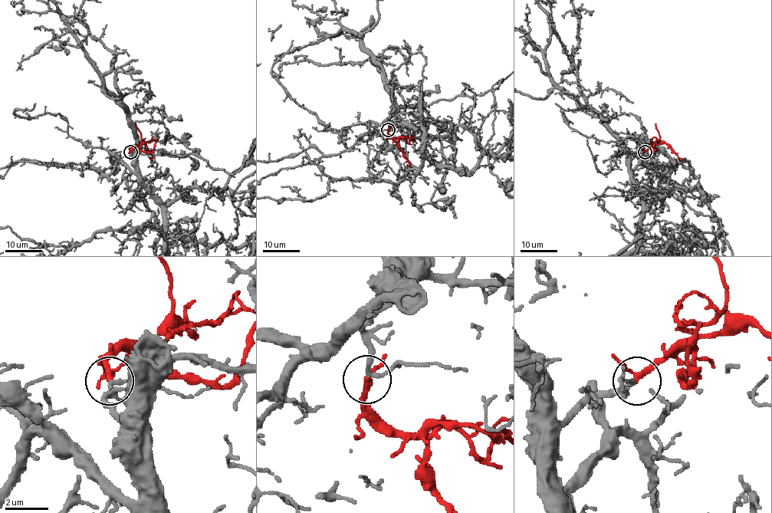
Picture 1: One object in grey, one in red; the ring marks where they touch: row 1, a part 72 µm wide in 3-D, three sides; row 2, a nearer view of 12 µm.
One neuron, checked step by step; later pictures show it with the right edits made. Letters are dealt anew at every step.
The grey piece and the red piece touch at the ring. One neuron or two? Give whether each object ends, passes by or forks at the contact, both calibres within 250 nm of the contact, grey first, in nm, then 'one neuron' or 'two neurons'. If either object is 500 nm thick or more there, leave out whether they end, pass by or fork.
grey passes by; red passes by; calibres 180 and 240 nm; one neuron

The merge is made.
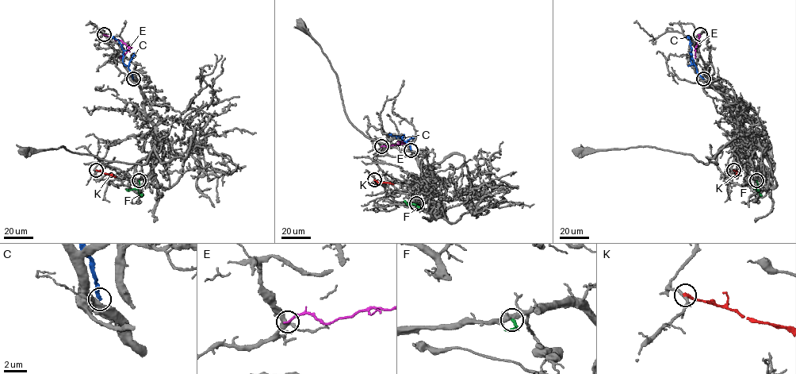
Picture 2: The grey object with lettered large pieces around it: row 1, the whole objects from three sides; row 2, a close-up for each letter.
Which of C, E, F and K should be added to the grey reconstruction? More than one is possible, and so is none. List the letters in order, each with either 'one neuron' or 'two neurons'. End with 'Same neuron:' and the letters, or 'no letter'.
C: two neurons
E: two neurons
F: two neurons
K: two neurons
Same neuron: no letter

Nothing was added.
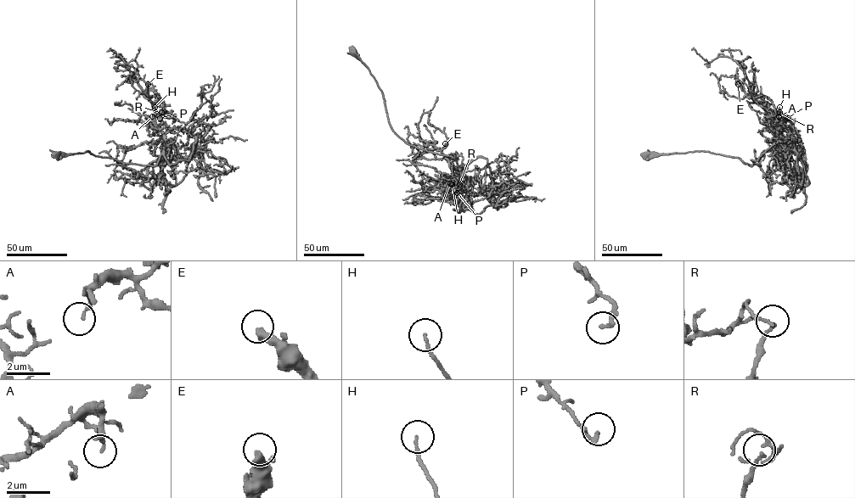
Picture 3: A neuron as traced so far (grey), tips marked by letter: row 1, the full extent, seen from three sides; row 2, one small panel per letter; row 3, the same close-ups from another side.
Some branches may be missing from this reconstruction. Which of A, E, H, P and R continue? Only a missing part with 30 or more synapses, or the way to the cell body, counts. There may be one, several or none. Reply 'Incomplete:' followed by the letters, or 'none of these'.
Incomplete: E

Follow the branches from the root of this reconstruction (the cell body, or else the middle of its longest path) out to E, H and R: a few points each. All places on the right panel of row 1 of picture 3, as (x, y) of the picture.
E: (646, 154), (709, 151), (737, 157), (751, 165), (773, 147), (774, 130), (768, 113), (738, 84)
H: (646, 154), (709, 151), (737, 157), (751, 165), (773, 146), (774, 130), (771, 119), (780, 113), (779, 107)
R: (646, 154), (709, 151), (737, 157), (751, 165), (773, 147), (774, 130), (771, 119), (779, 116), (779, 112)

